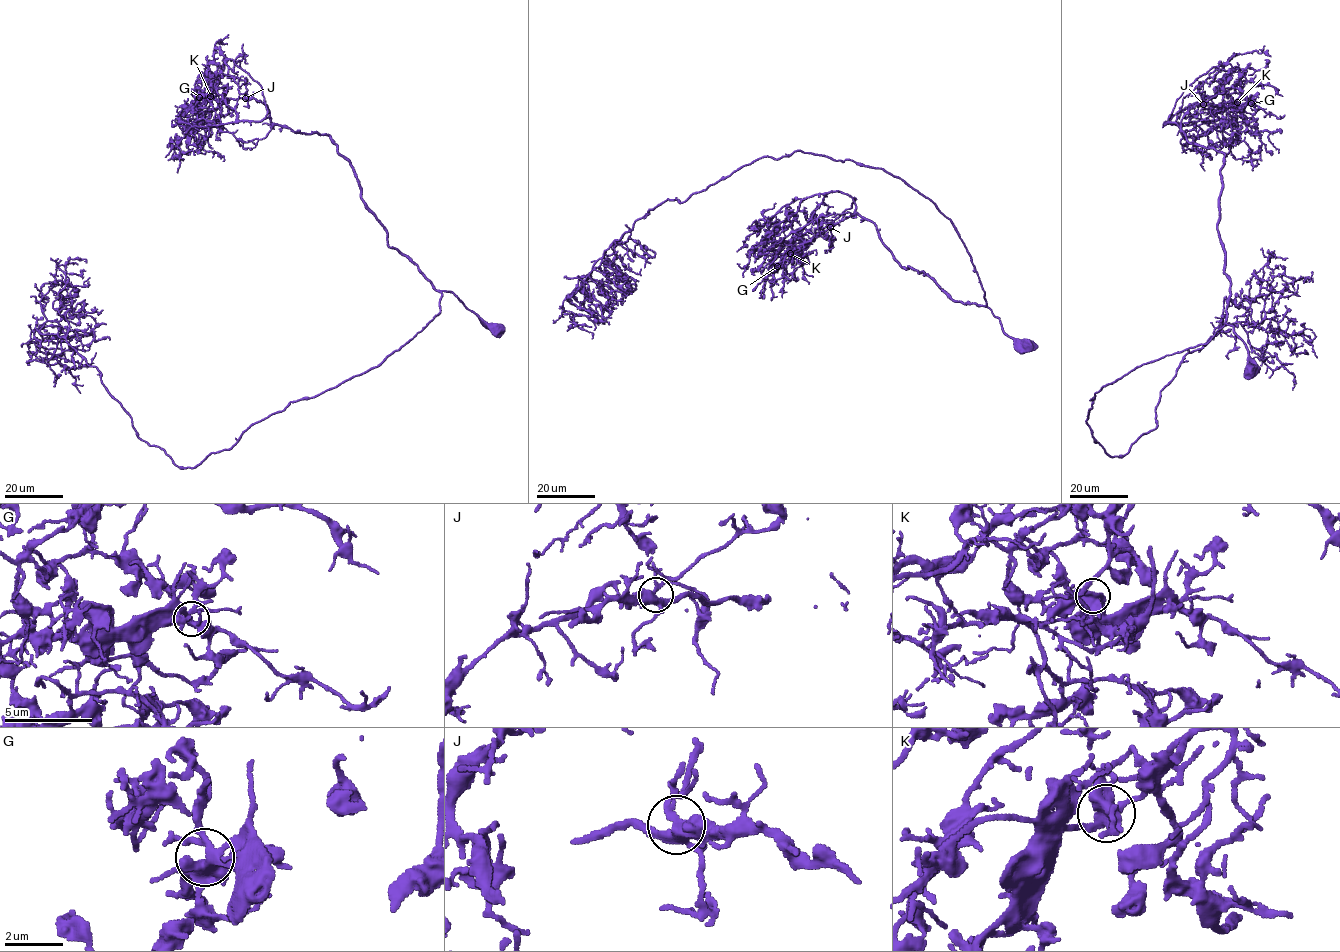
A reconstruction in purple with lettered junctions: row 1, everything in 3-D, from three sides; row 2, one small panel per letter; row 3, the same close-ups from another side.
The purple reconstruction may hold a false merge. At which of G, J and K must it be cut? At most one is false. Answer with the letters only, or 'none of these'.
none of these

